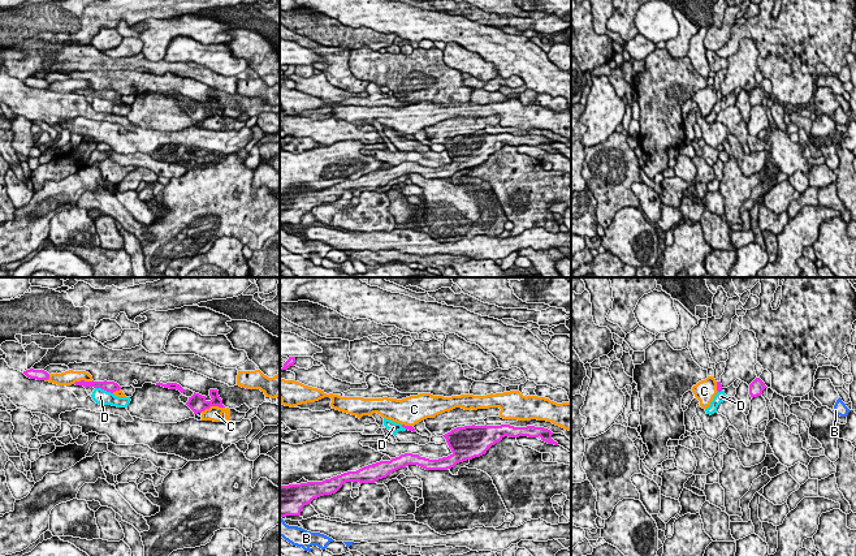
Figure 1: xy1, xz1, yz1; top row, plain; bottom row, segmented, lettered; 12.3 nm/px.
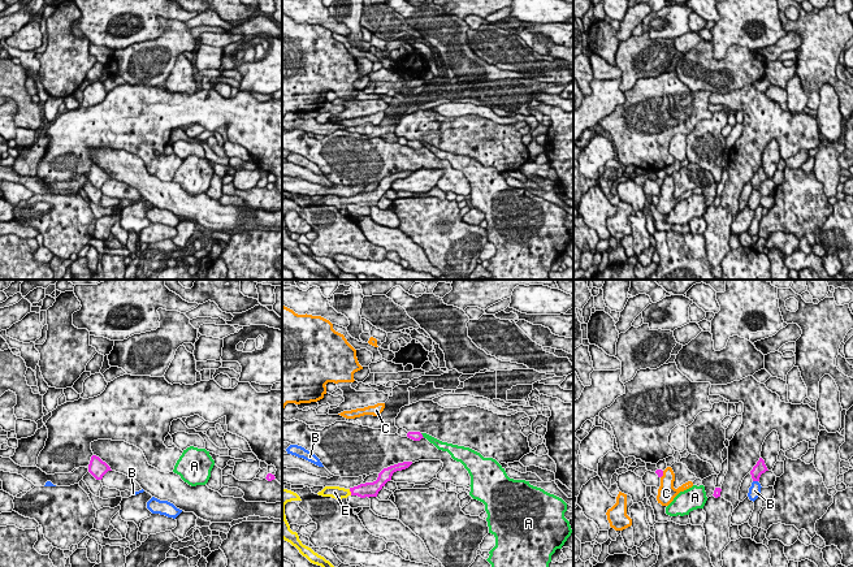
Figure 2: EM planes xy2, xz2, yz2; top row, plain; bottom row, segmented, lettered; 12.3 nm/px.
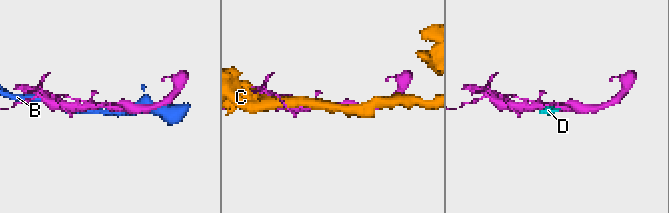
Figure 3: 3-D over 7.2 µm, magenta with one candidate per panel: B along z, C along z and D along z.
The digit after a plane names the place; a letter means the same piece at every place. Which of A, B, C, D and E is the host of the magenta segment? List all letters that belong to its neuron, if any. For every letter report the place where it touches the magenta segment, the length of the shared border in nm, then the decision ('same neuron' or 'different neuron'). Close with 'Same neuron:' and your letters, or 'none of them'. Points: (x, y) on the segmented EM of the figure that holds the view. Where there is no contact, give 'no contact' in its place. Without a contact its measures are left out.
A: xz2 (421, 436) | 80 nm | different neuron
B: yz2 (756, 480) | 70 nm | different neuron
C: xy1 (212, 405) | 320 nm | different neuron
D: xy1 (104, 389) | 240 nm | different neuron
E: xz2 (350, 490) | 90 nm | same neuron
Same neuron: E

